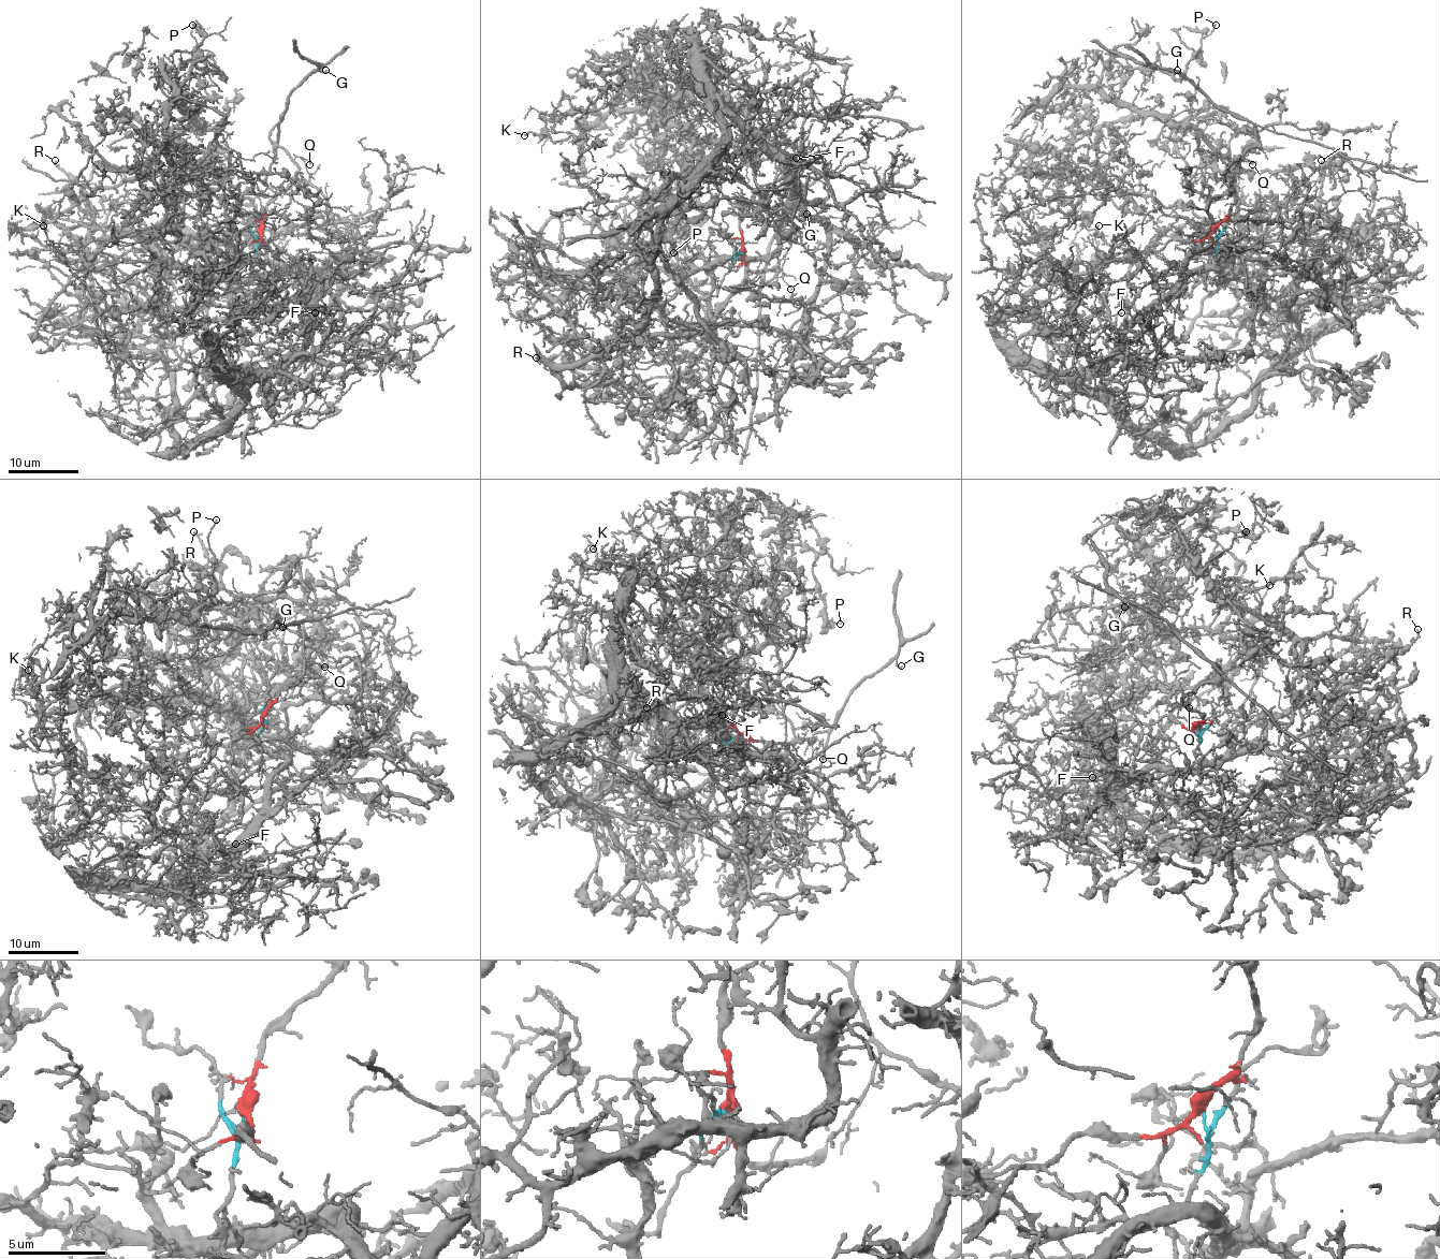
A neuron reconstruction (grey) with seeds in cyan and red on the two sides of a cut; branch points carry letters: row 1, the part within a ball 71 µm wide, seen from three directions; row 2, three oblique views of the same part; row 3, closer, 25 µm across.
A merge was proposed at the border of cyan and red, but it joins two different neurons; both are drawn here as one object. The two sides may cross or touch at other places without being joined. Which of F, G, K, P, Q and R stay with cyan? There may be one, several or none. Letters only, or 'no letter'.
F, K, P, R

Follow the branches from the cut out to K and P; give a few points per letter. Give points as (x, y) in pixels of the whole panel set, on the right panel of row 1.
K: (1215, 232), (1220, 274), (1192, 268), (1095, 369), (1066, 371), (1022, 303), (1164, 230), (1109, 352), (1100, 224)
P: (1215, 232), (1211, 266), (1298, 333), (1260, 293), (1234, 167), (1101, 87), (1109, 60), (1178, 78), (1217, 24)

